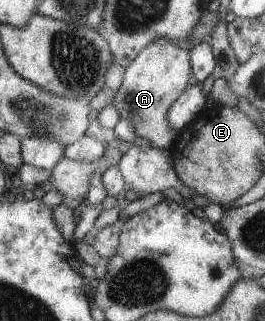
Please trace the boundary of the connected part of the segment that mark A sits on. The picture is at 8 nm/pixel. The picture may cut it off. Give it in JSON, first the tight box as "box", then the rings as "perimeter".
{"box":[111,38,192,150],"perimeter":[[[156,38],[143,47],[124,68],[122,83],[115,91],[111,105],[133,129],[136,142],[147,142],[163,150],[169,150],[178,133],[171,130],[166,114],[172,102],[186,89],[188,73],[192,71],[189,50],[179,48],[162,38]]]}

